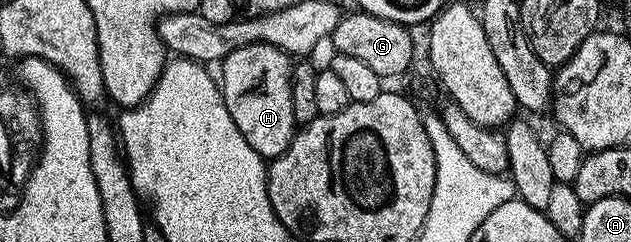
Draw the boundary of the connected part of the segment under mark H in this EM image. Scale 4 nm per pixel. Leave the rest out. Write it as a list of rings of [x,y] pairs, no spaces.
[[[266,43],[237,47],[237,51],[233,51],[233,55],[221,63],[221,88],[225,107],[229,107],[233,123],[237,123],[237,131],[245,135],[245,143],[249,143],[249,147],[253,147],[253,151],[265,159],[280,157],[297,132],[291,90],[292,64],[288,54]]]

